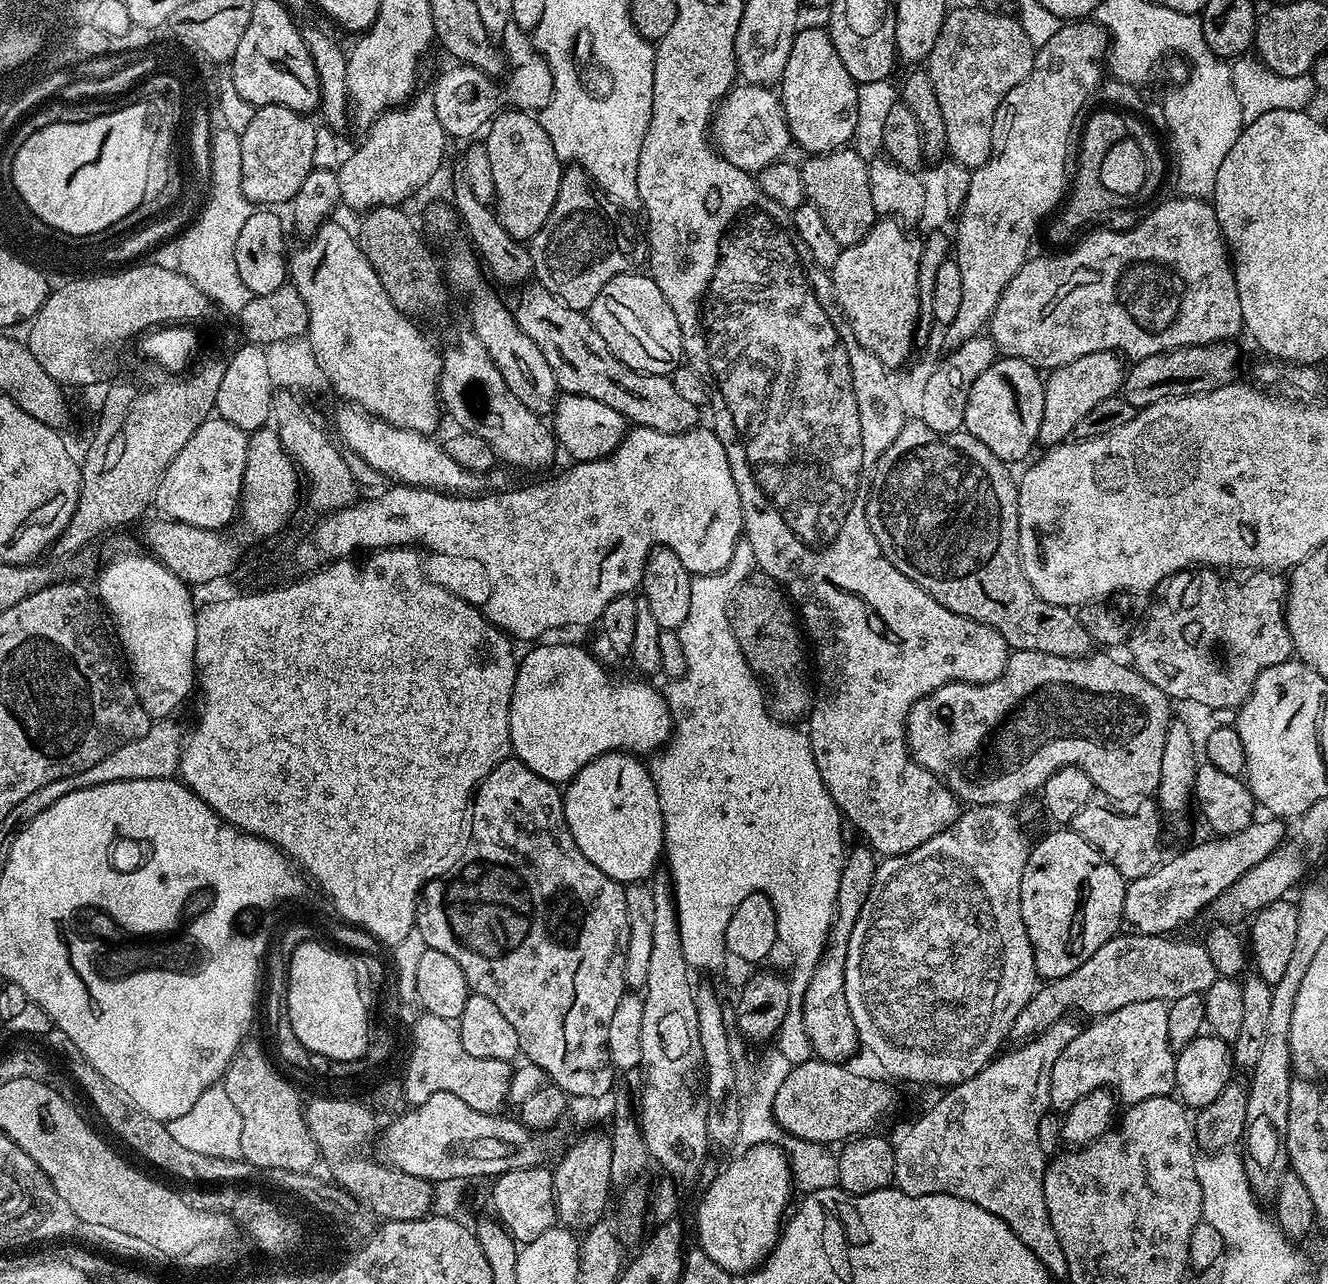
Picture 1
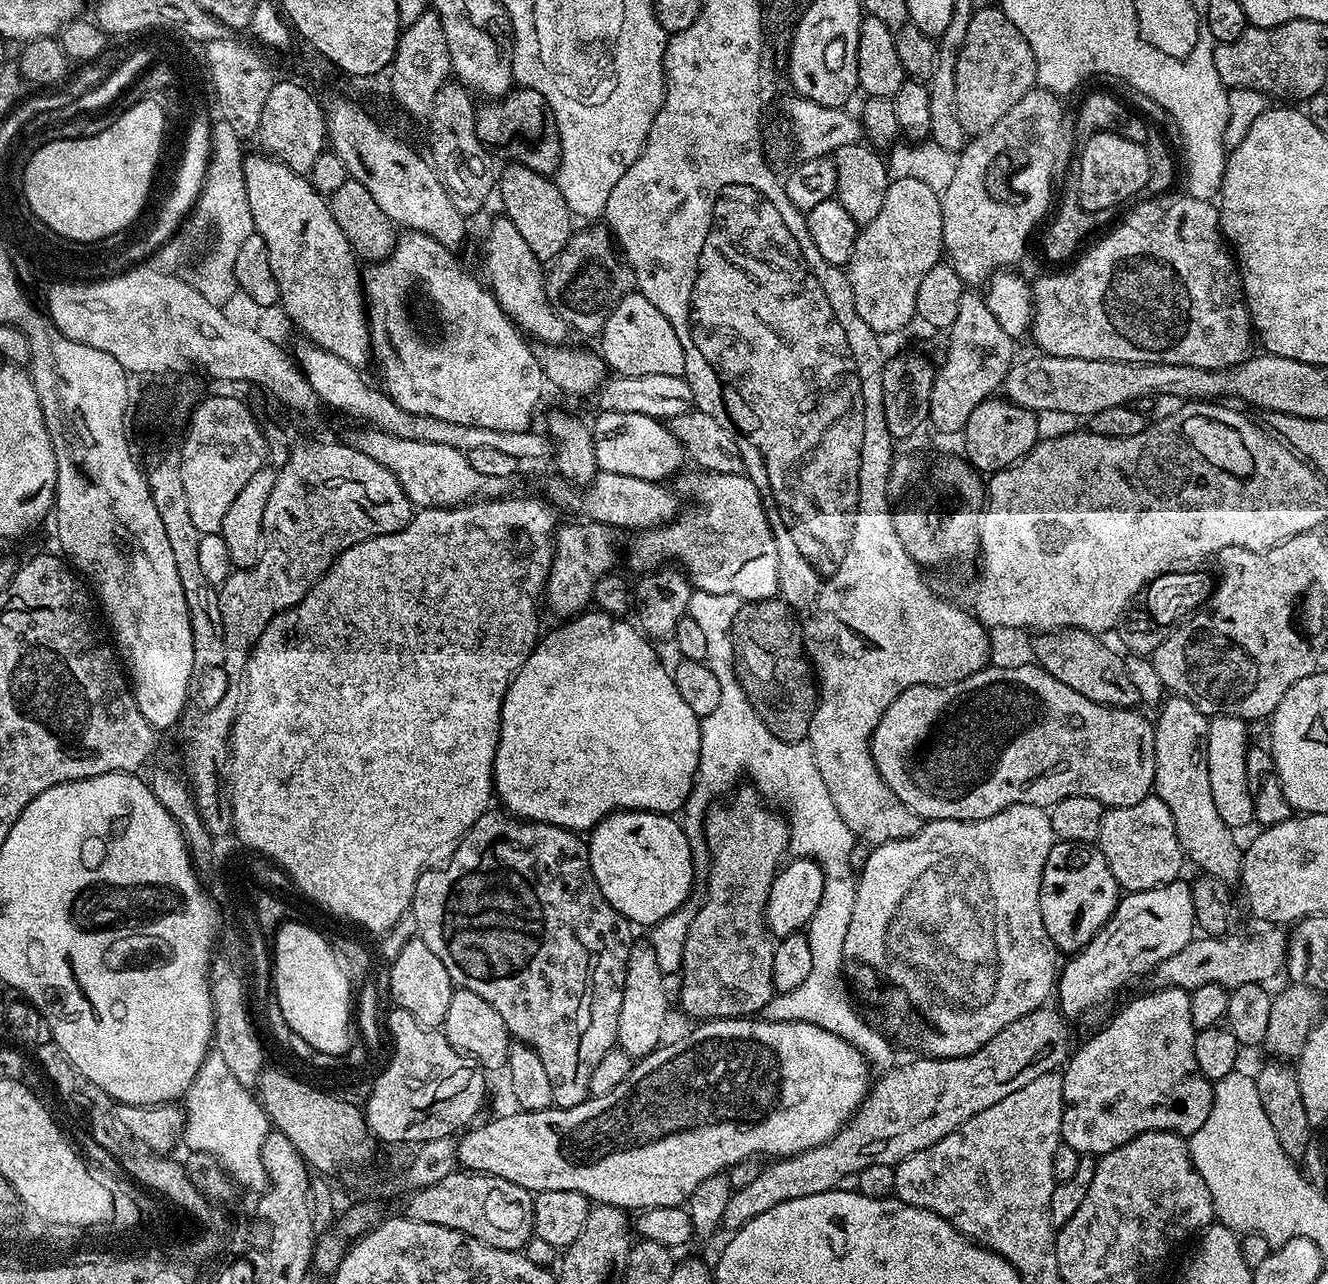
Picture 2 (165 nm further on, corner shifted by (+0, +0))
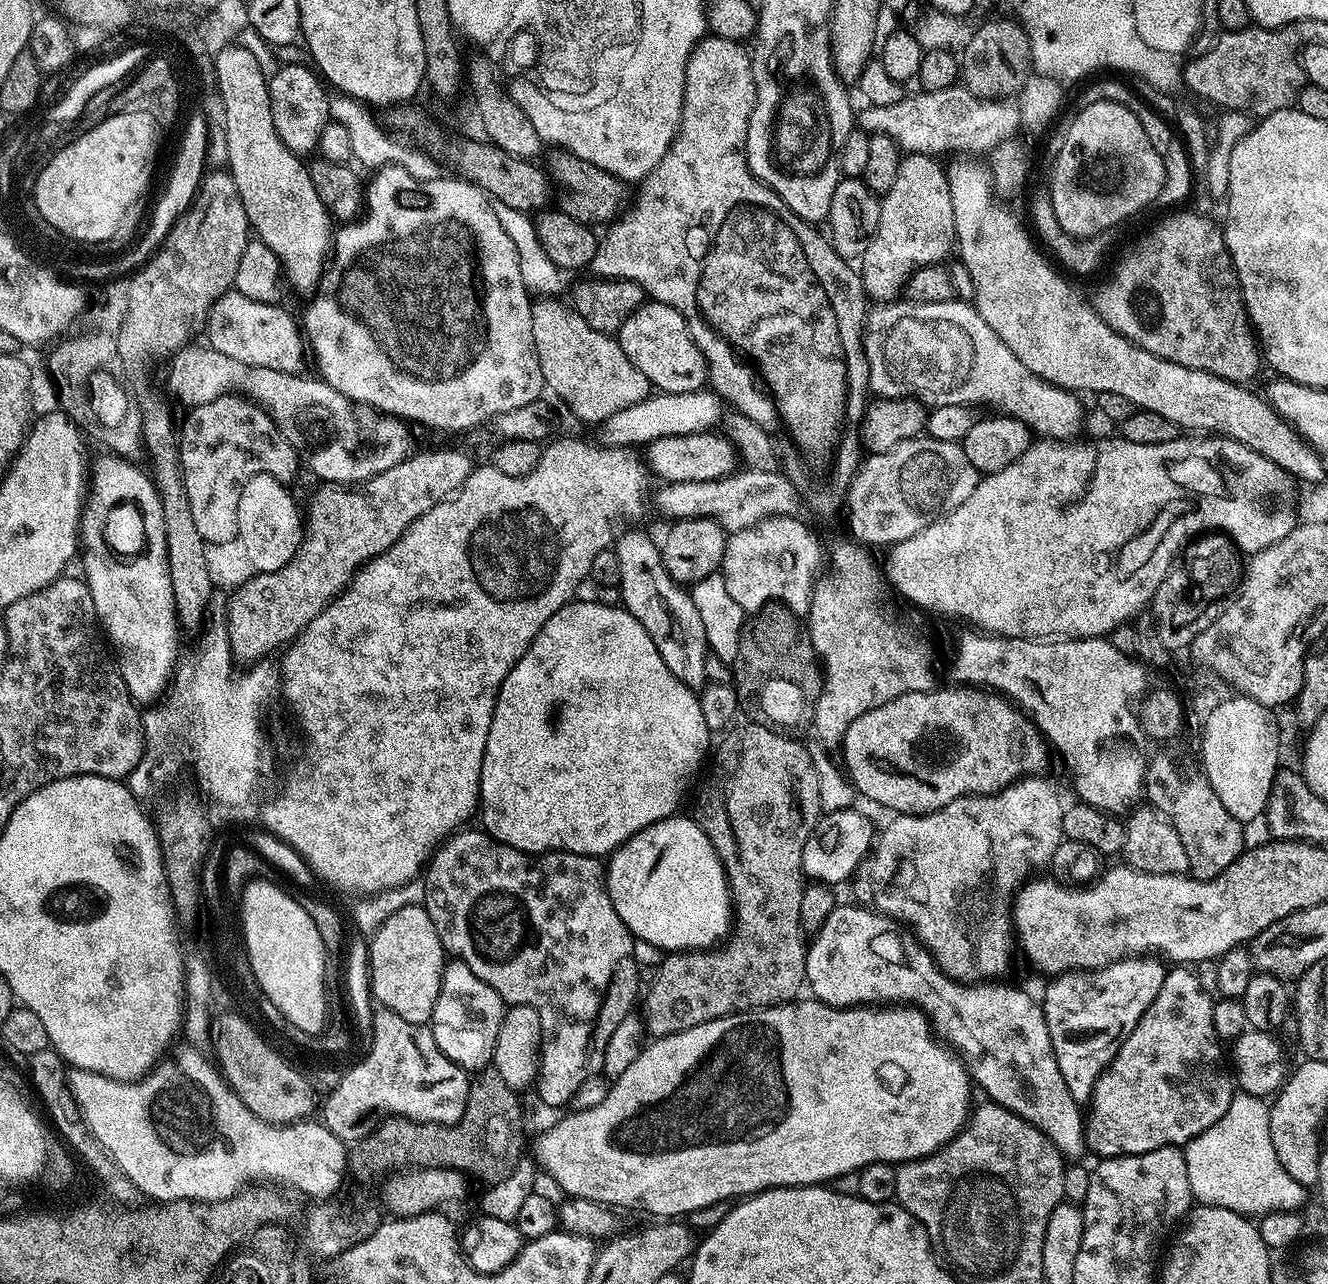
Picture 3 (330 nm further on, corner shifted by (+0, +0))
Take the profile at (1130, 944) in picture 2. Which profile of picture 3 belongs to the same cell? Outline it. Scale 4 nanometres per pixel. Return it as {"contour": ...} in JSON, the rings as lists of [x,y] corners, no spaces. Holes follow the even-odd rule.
{"contour":[[[1132,954],[1116,960],[1113,964],[1107,964],[1105,968],[1061,972],[1053,979],[1056,981],[1045,990],[1044,996],[1042,995],[1042,1007],[1046,1026],[1050,1030],[1050,1042],[1056,1055],[1058,1070],[1062,1070],[1062,1078],[1066,1078],[1066,1086],[1070,1094],[1074,1094],[1077,1102],[1091,1099],[1096,1080],[1114,1058],[1117,1045],[1126,1039],[1130,1030],[1134,1030],[1134,1026],[1138,1026],[1150,1002],[1158,998],[1166,975],[1163,963],[1165,964],[1163,959],[1152,954]]]}

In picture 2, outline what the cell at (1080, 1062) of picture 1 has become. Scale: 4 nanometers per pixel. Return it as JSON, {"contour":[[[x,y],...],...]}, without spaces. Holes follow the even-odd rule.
{"contour":[[[1160,988],[1156,992],[1148,992],[1137,1000],[1132,1000],[1101,1032],[1096,1032],[1080,1049],[1069,1055],[1062,1068],[1063,1103],[1060,1113],[1060,1139],[1069,1144],[1081,1154],[1096,1152],[1103,1154],[1122,1146],[1127,1140],[1139,1134],[1139,1132],[1175,1132],[1177,1134],[1191,1134],[1206,1122],[1206,1118],[1212,1109],[1213,1085],[1206,1077],[1196,1071],[1196,1059],[1194,1058],[1194,1044],[1196,1042],[1197,1029],[1192,1025],[1190,1014],[1191,995],[1186,988]]]}

